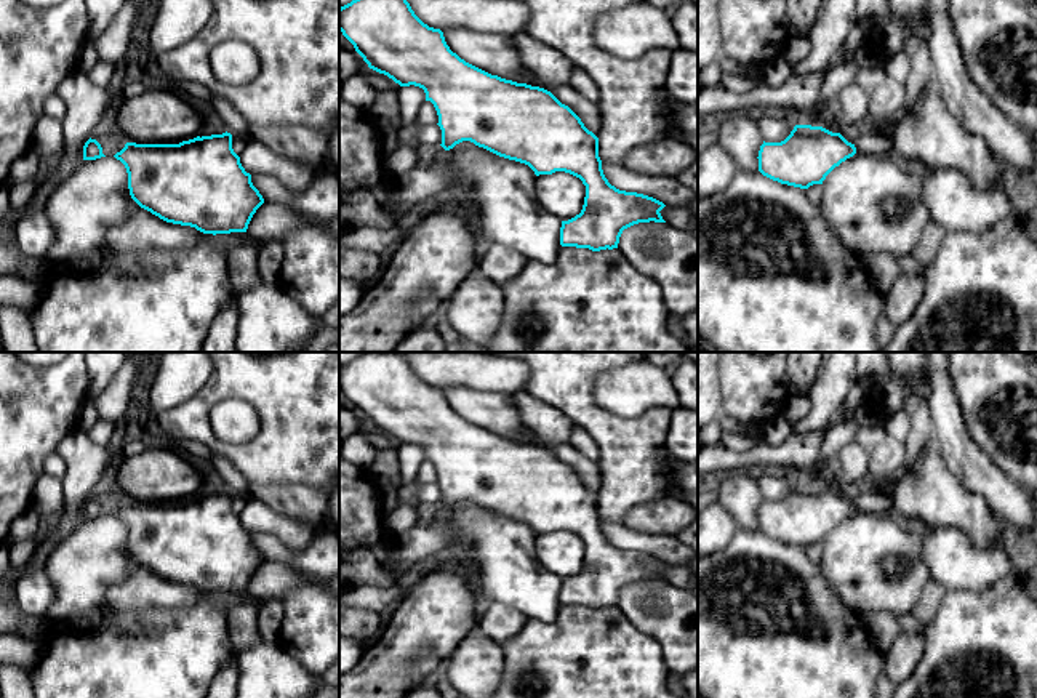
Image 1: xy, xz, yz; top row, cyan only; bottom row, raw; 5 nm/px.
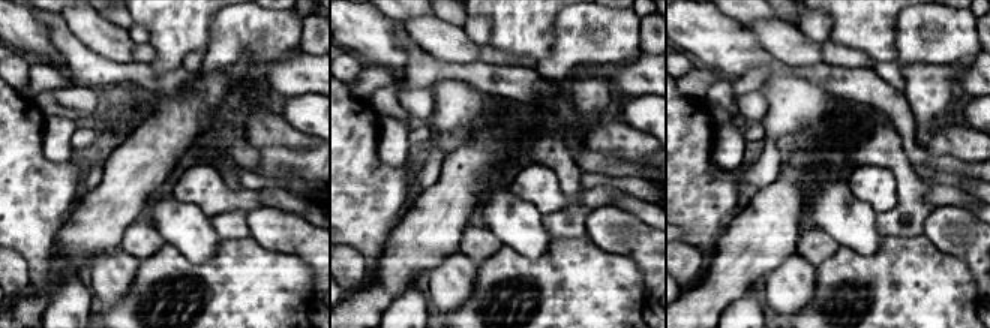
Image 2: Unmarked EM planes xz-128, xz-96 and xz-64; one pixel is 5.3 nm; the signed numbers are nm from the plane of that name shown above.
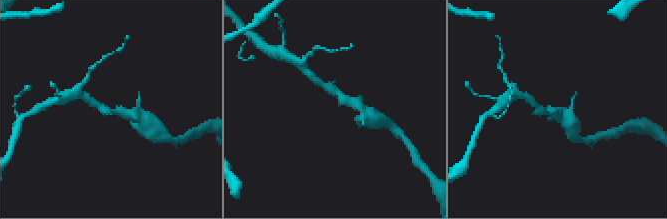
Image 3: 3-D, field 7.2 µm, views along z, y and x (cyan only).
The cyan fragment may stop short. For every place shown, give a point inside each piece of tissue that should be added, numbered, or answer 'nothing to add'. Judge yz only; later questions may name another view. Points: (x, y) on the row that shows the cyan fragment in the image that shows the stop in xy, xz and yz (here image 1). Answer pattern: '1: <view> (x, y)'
1: yz (871, 143)

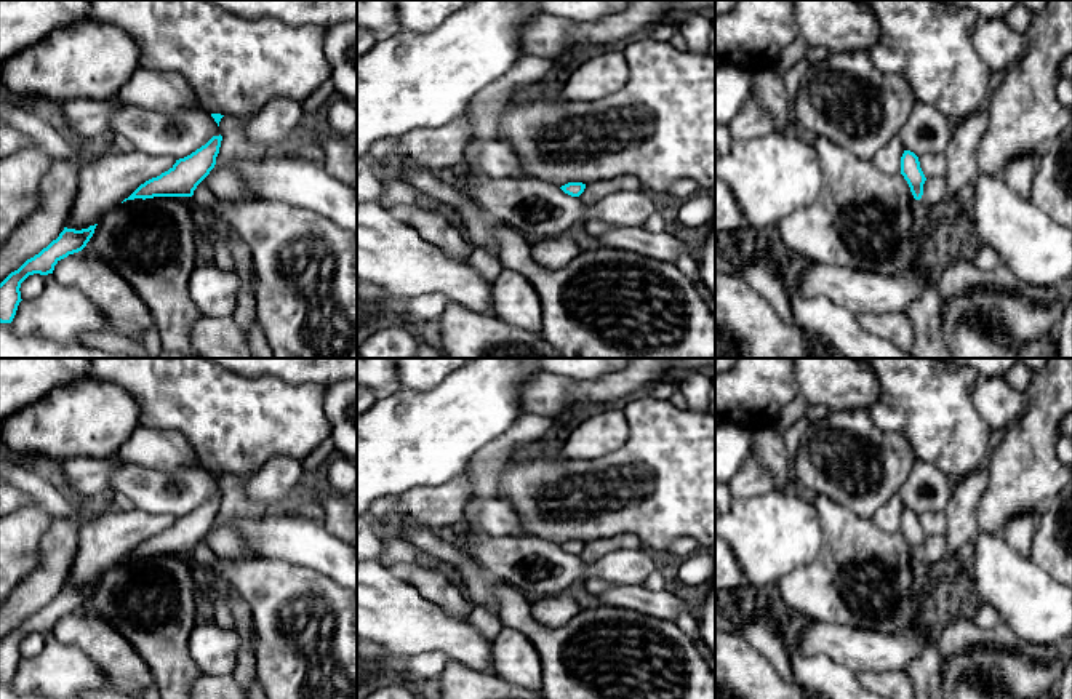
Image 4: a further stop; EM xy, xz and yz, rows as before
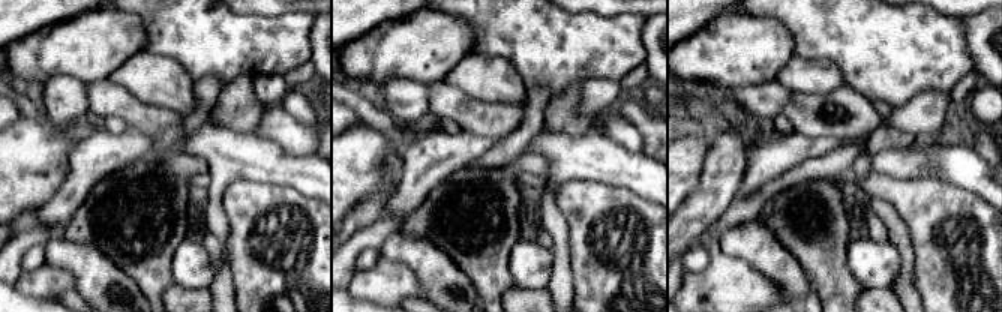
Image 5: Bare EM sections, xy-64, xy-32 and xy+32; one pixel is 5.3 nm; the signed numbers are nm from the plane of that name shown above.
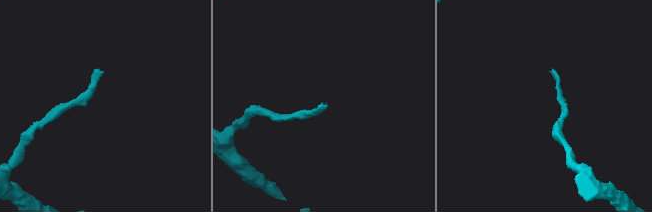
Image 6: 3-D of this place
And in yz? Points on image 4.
nothing to add

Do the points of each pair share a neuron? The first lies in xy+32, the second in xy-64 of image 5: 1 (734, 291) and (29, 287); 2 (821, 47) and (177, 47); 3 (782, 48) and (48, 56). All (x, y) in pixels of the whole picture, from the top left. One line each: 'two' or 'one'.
1: one
2: one
3: one

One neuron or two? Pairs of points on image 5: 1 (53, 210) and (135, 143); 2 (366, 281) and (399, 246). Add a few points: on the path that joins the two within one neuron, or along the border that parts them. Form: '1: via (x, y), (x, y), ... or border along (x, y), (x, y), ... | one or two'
1: via (74, 189), (114, 152) | one
2: border along (381, 254), (392, 261), (404, 264), (417, 278) | two

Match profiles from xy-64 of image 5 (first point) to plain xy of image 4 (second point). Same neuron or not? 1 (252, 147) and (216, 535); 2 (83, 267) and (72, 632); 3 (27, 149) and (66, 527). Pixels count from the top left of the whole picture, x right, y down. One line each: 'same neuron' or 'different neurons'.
1: different neurons
2: same neuron
3: different neurons

